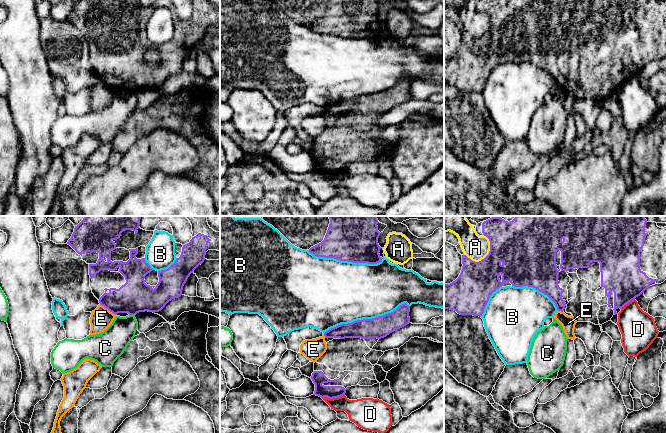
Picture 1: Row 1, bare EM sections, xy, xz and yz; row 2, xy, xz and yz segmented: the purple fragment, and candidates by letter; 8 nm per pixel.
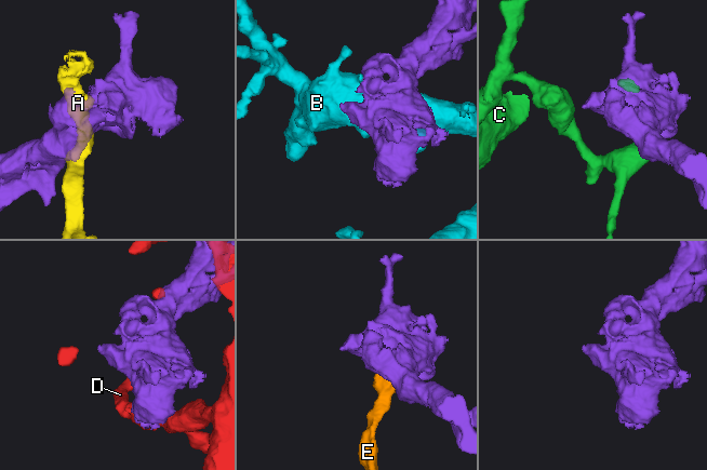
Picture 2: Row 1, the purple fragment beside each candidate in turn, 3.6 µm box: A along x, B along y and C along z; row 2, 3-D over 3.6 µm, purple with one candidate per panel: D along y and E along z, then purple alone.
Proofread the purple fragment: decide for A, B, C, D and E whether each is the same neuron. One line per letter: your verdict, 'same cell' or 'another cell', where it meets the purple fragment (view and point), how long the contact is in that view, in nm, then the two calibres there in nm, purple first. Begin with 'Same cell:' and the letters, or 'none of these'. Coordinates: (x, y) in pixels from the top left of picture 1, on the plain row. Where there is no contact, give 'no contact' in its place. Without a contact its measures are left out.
Same cell: none of these
A: another cell; meets purple in yz at (489, 28); contact 240 nm long; 380 nm thick on the purple side, 200 nm on the other
B: another cell; meets purple in xz at (366, 95); contact 700 nm long; 170 nm thick on the purple side, 460 nm on the other
C: another cell; meets purple in xy at (131, 90); contact 40 nm long; 260 nm thick on the purple side, 220 nm on the other
D: another cell; meets purple in xz at (333, 173); contact 190 nm long; 110 nm thick on the purple side, 200 nm on the other
E: another cell; meets purple in xy at (107, 84); contact 160 nm long; 260 nm thick on the purple side, 180 nm on the other

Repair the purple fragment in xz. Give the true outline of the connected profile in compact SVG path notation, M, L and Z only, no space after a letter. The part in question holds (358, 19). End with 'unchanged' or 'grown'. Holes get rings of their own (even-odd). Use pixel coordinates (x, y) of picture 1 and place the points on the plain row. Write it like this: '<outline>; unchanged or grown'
M329 0L324 16L311 23L309 28L317 33L334 34L353 39L377 40L383 35L378 20L380 8L377 0Z; unchanged

